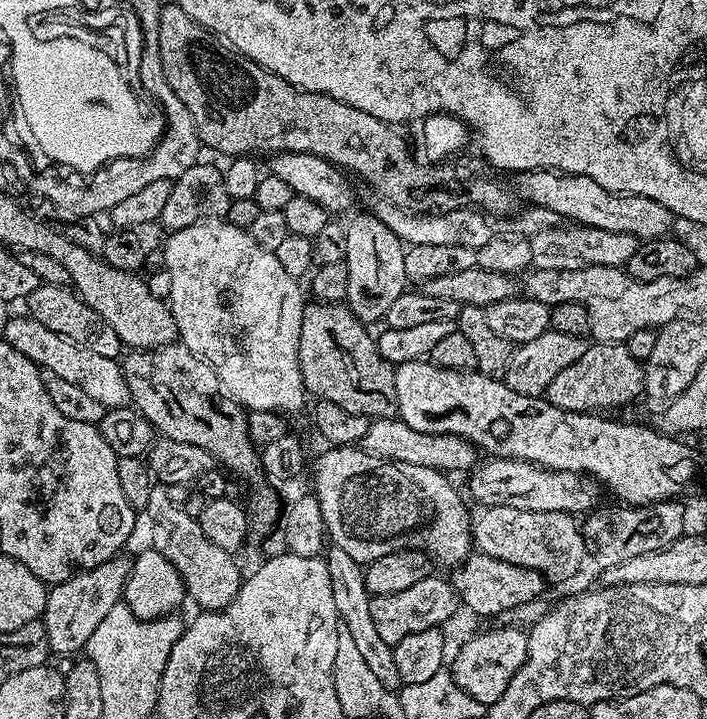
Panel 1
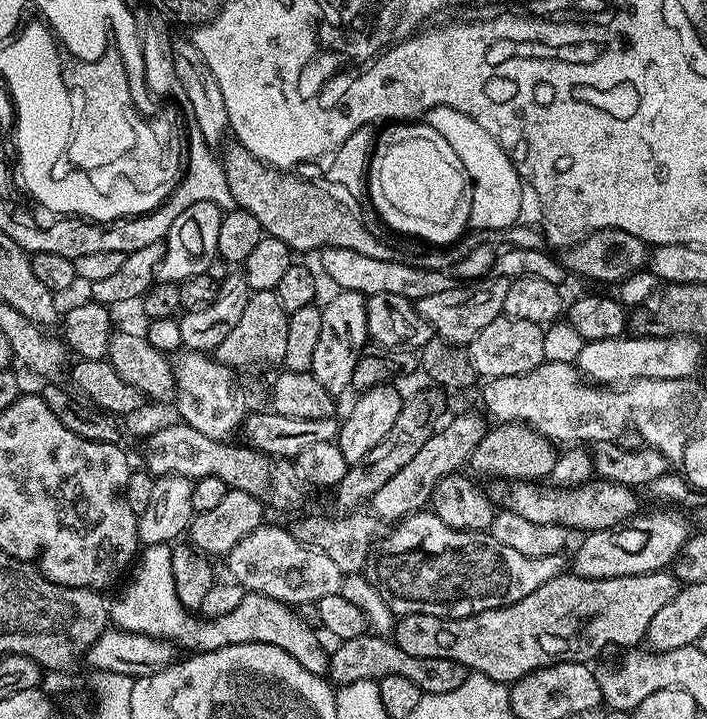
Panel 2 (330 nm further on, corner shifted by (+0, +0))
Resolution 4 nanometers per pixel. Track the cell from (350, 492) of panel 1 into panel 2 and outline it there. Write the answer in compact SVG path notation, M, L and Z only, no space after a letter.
M421 510L405 516L379 541L378 552L384 556L373 555L370 560L370 579L381 592L382 598L397 617L410 614L434 614L446 618L466 618L522 602L526 594L534 594L538 586L546 586L555 576L561 575L566 568L563 555L546 558L530 558L502 546L487 531L464 531L452 529L442 522L435 512Z

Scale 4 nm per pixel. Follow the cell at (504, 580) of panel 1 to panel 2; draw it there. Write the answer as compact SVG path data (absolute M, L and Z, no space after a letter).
M664 511L668 512L649 514L648 529L617 526L587 533L576 557L570 560L571 571L582 578L626 578L665 571L688 541L690 530L687 522L676 513L679 511Z

